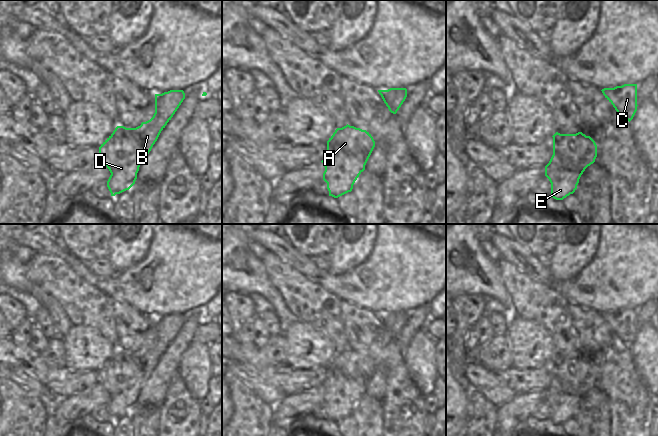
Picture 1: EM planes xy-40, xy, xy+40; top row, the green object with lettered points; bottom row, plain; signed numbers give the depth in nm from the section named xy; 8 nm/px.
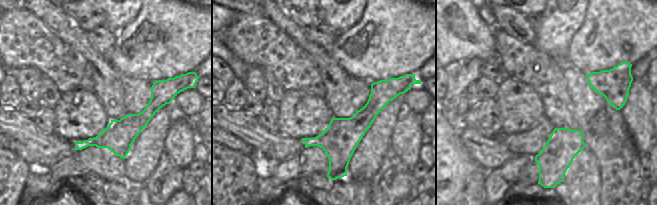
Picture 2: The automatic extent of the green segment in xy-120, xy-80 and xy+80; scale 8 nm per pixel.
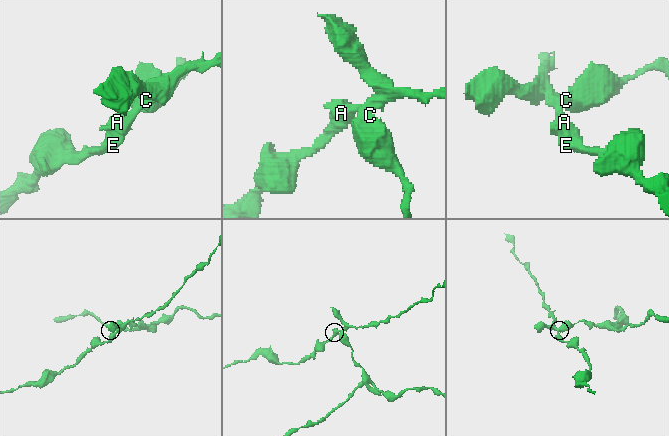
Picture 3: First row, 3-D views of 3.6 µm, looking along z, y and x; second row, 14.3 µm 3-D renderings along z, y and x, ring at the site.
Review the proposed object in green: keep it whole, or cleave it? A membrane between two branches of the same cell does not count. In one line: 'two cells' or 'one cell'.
two cells

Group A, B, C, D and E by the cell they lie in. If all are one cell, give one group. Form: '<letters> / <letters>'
A B D E / C

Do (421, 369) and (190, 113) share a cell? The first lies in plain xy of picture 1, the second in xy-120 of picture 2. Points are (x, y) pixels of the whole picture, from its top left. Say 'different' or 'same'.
different

